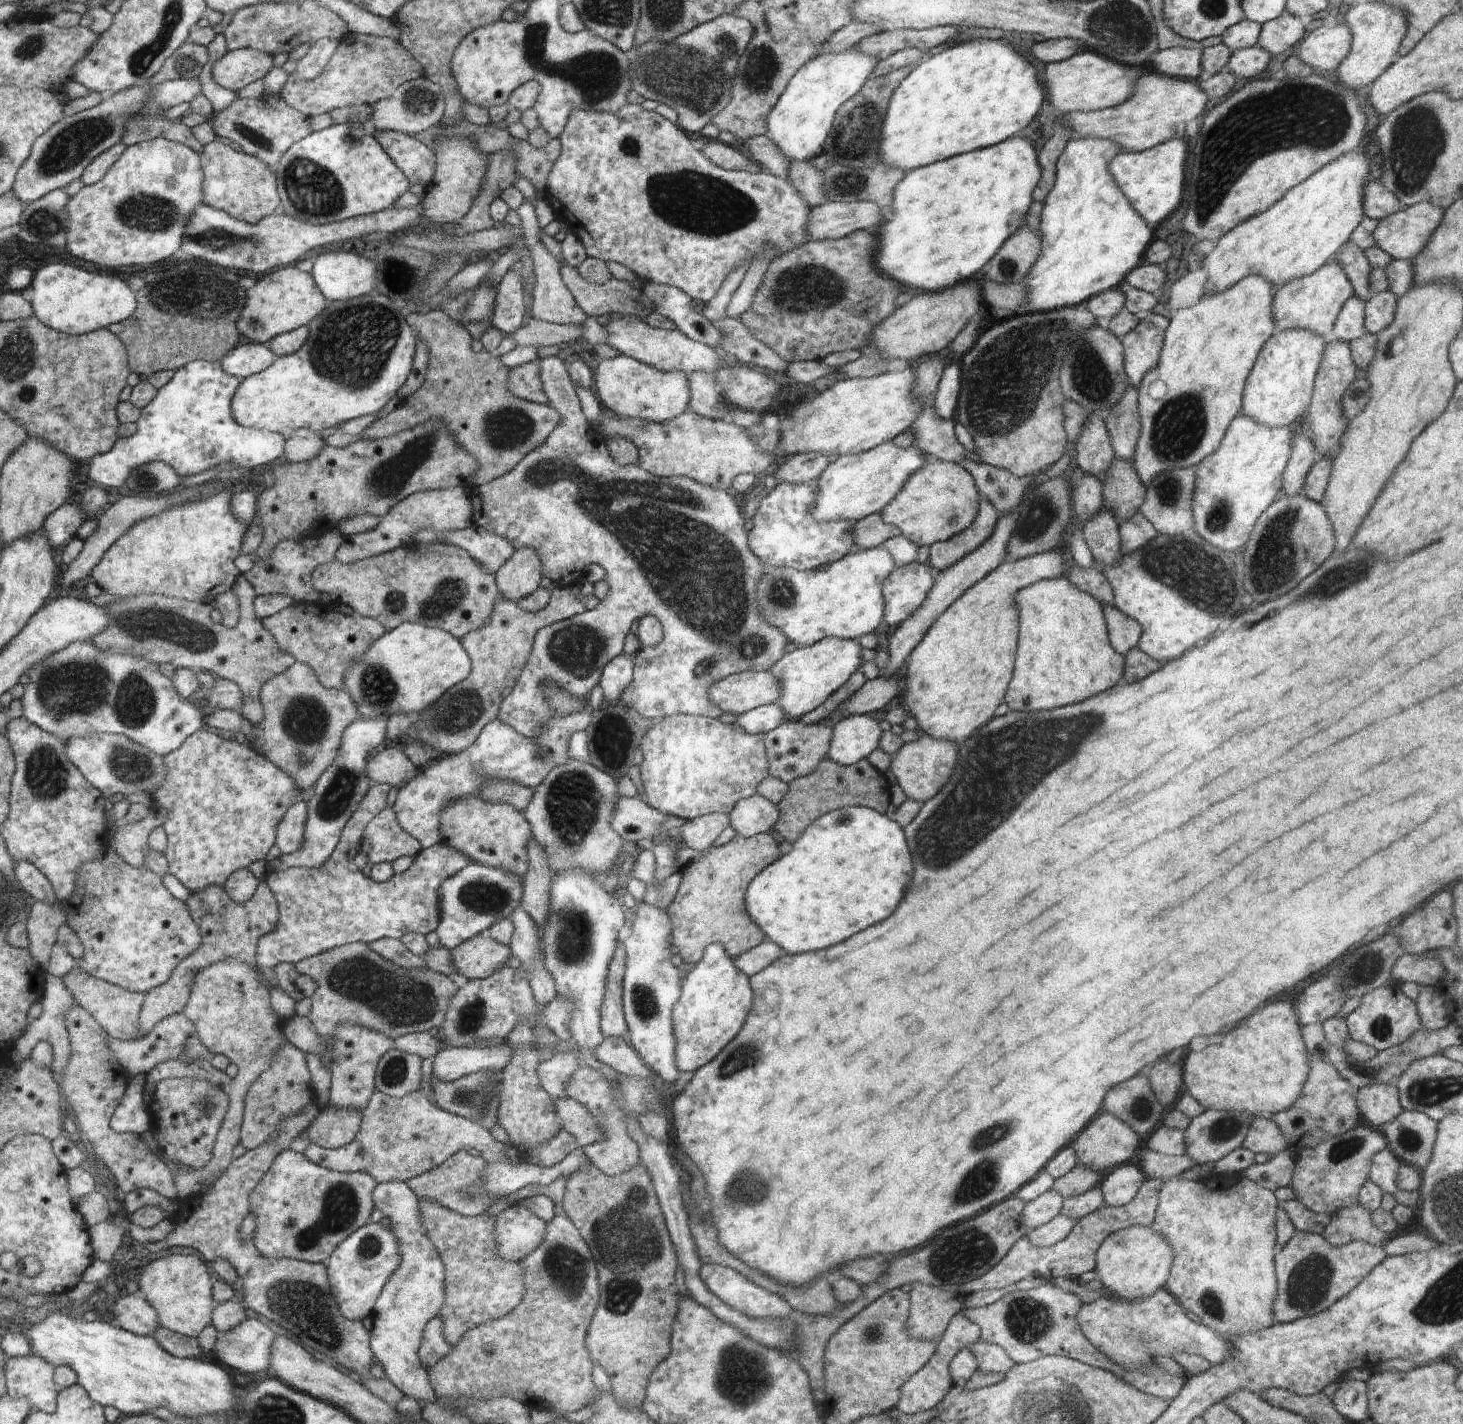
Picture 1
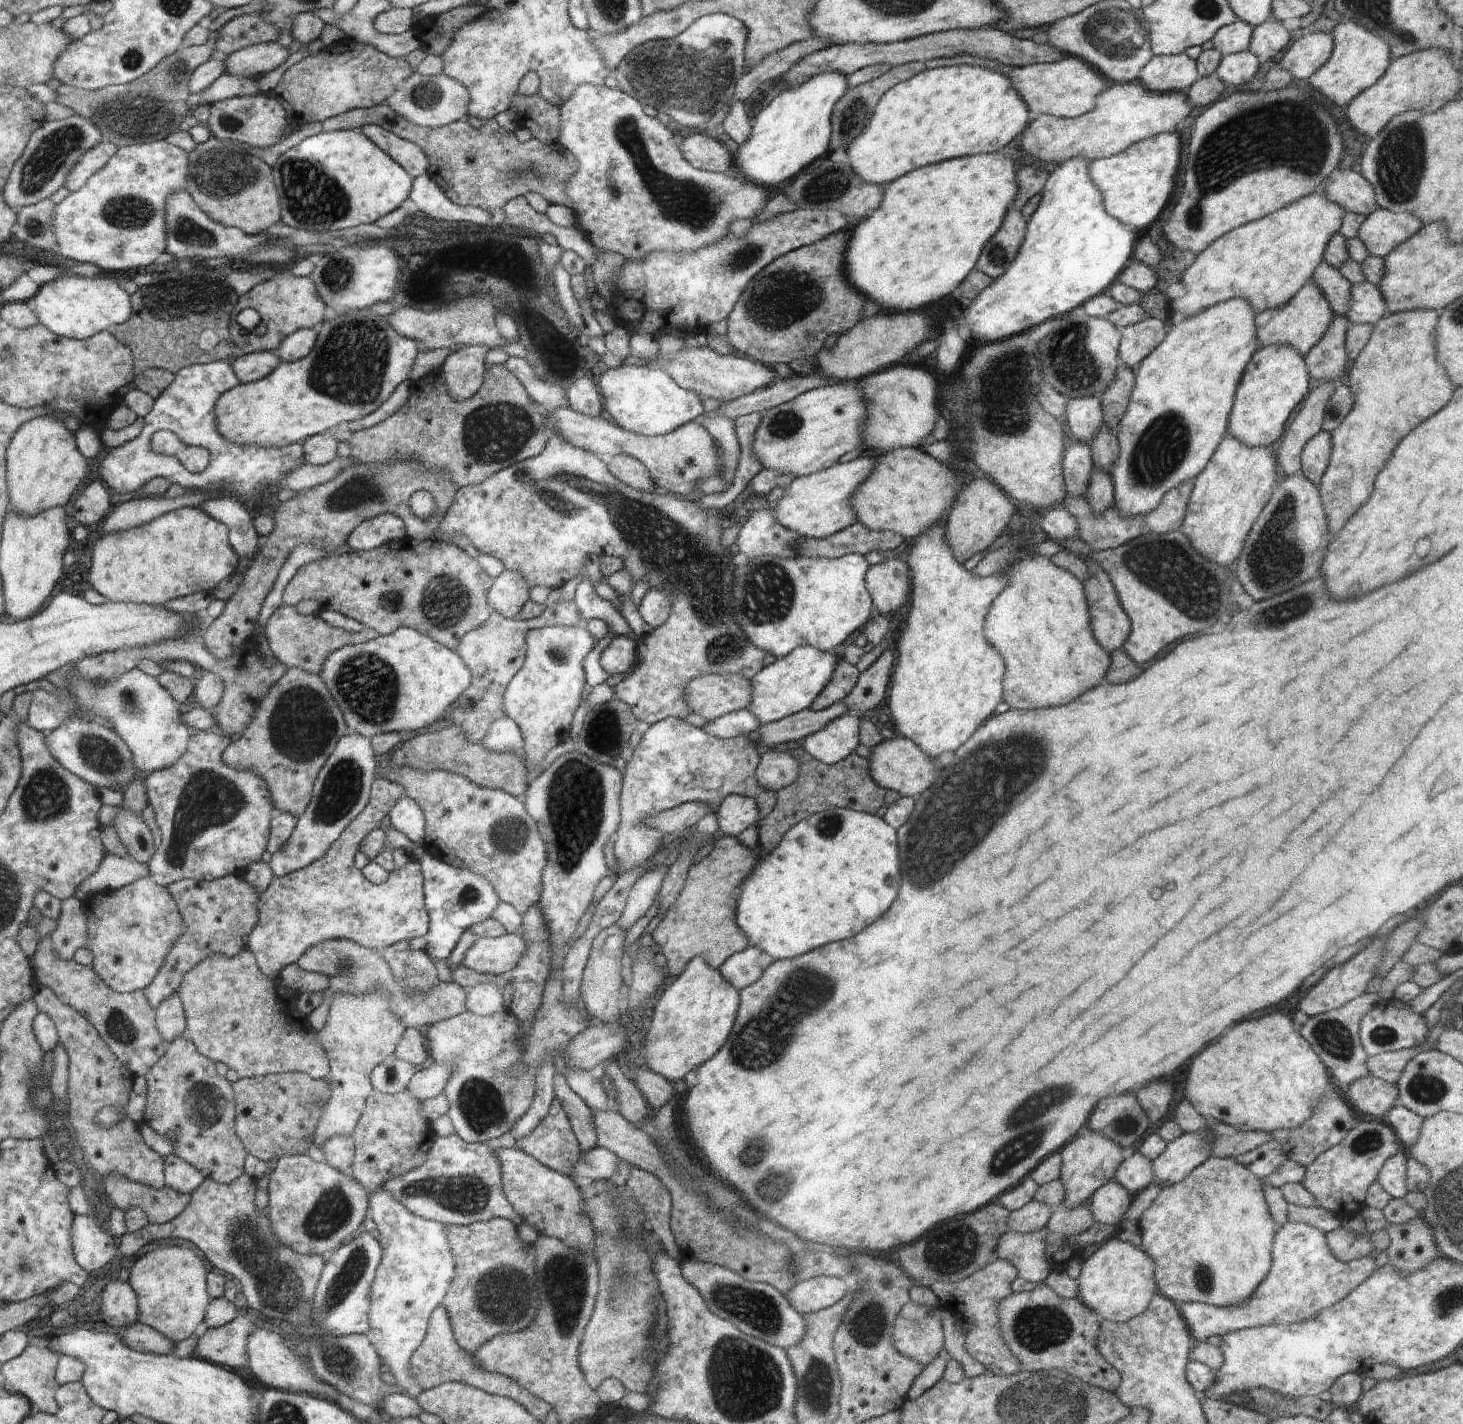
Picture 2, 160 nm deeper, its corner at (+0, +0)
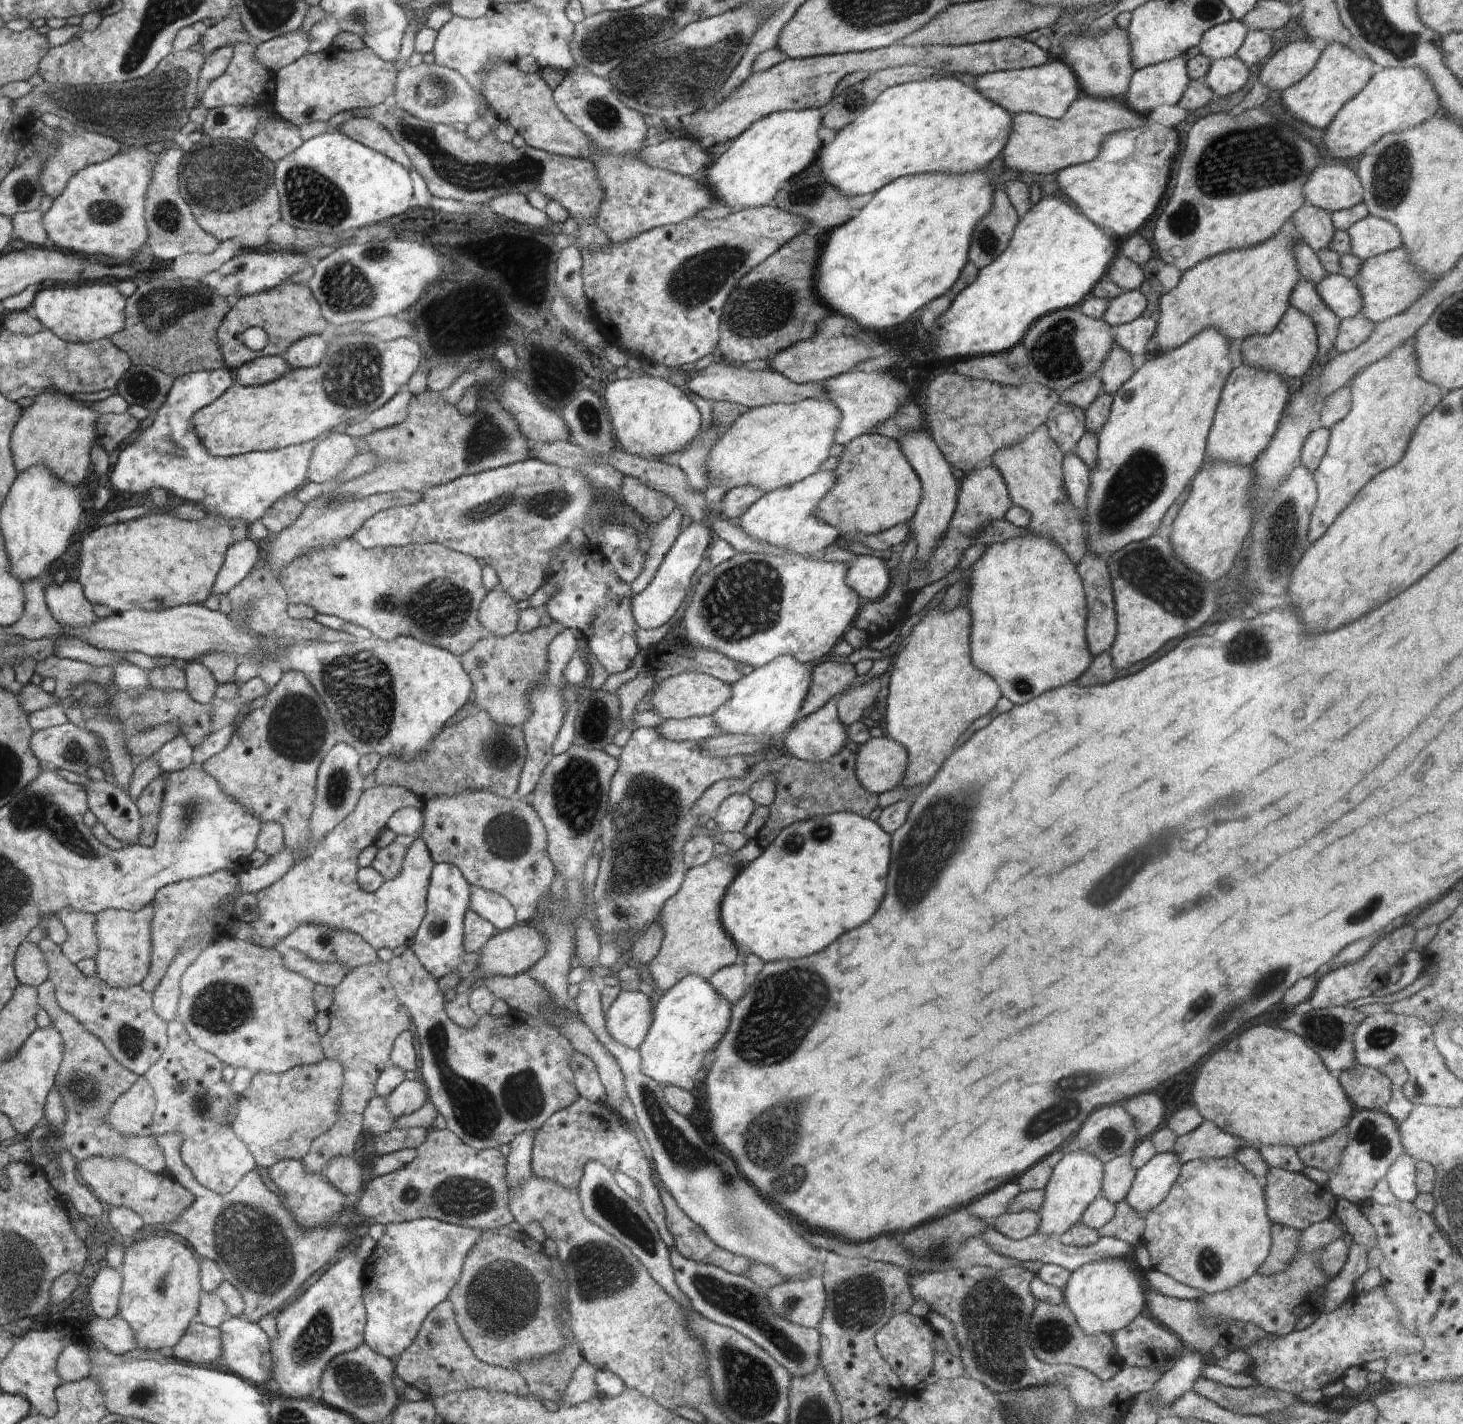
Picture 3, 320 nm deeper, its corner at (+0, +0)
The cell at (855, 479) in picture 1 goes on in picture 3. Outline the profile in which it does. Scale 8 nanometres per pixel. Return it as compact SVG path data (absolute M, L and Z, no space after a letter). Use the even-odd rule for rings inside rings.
M835 470L818 471L794 486L764 493L745 510L740 517L739 527L756 542L768 543L803 557L817 558L841 536L836 527L820 522L815 515L819 502L836 484L836 479Z

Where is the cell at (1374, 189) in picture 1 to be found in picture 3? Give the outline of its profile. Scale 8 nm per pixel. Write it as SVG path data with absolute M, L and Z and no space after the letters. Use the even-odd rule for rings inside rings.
M1330 163L1315 166L1304 181L1303 195L1306 204L1333 213L1362 201L1363 190L1357 174L1348 166Z

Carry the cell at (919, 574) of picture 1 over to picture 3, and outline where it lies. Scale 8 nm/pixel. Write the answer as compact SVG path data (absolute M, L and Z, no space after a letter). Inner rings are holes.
M856 555L846 564L847 585L865 602L872 602L882 597L891 584L889 569L876 556Z

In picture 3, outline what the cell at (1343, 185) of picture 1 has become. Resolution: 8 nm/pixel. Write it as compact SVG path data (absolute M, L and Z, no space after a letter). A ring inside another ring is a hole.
M1294 231L1292 234L1276 233L1270 240L1255 247L1210 257L1184 271L1178 285L1164 293L1159 300L1161 316L1150 340L1151 349L1162 353L1172 352L1204 329L1216 329L1229 342L1236 338L1246 339L1252 335L1270 336L1286 314L1290 306L1290 293L1301 278L1291 249L1296 239L1300 238Z

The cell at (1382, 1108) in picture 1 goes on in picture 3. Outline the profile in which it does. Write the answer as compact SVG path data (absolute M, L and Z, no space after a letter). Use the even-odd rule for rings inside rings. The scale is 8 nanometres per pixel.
M1356 1063L1338 1076L1354 1109L1380 1111L1390 1100L1393 1090L1388 1075L1376 1067L1362 1066Z

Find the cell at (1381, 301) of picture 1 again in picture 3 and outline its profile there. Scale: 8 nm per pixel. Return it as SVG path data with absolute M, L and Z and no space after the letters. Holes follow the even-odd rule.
M1326 273L1314 286L1324 304L1340 320L1359 313L1360 293L1352 279L1340 273Z

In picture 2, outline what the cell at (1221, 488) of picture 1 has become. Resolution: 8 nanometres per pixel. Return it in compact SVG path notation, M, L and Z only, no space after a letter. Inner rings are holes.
M1225 434L1206 468L1193 478L1193 489L1180 530L1198 554L1220 566L1230 566L1264 505L1276 487L1275 447L1249 447Z

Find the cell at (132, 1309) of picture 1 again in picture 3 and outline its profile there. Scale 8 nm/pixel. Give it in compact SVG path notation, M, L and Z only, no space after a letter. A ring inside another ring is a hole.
M104 1261L95 1266L96 1274L88 1286L90 1314L109 1319L119 1314L119 1294L122 1275L118 1268L110 1267Z

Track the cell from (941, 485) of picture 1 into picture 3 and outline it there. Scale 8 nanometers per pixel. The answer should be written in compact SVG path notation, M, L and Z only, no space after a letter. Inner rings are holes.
M872 433L857 436L845 445L839 462L835 468L836 484L823 496L815 510L820 522L836 527L844 535L875 535L912 520L922 483L896 439Z

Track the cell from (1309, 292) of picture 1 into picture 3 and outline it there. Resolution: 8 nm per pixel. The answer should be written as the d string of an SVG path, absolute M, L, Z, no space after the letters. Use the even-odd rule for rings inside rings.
M1289 306L1279 326L1270 336L1252 335L1242 339L1241 362L1247 367L1277 374L1282 381L1289 383L1306 374L1318 353L1317 332L1313 320L1296 307Z

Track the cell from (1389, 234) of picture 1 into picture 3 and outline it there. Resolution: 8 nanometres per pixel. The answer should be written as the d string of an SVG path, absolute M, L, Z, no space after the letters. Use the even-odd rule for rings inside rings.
M1370 214L1365 216L1362 220L1355 222L1347 230L1347 233L1350 237L1349 253L1353 254L1356 258L1361 258L1362 261L1403 246L1400 231L1391 222L1373 217Z

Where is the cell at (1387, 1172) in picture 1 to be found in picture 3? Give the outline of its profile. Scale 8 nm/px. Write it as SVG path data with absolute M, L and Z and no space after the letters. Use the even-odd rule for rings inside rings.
M1400 1155L1391 1166L1385 1178L1392 1194L1398 1201L1413 1202L1418 1196L1415 1185L1415 1161L1410 1155Z

